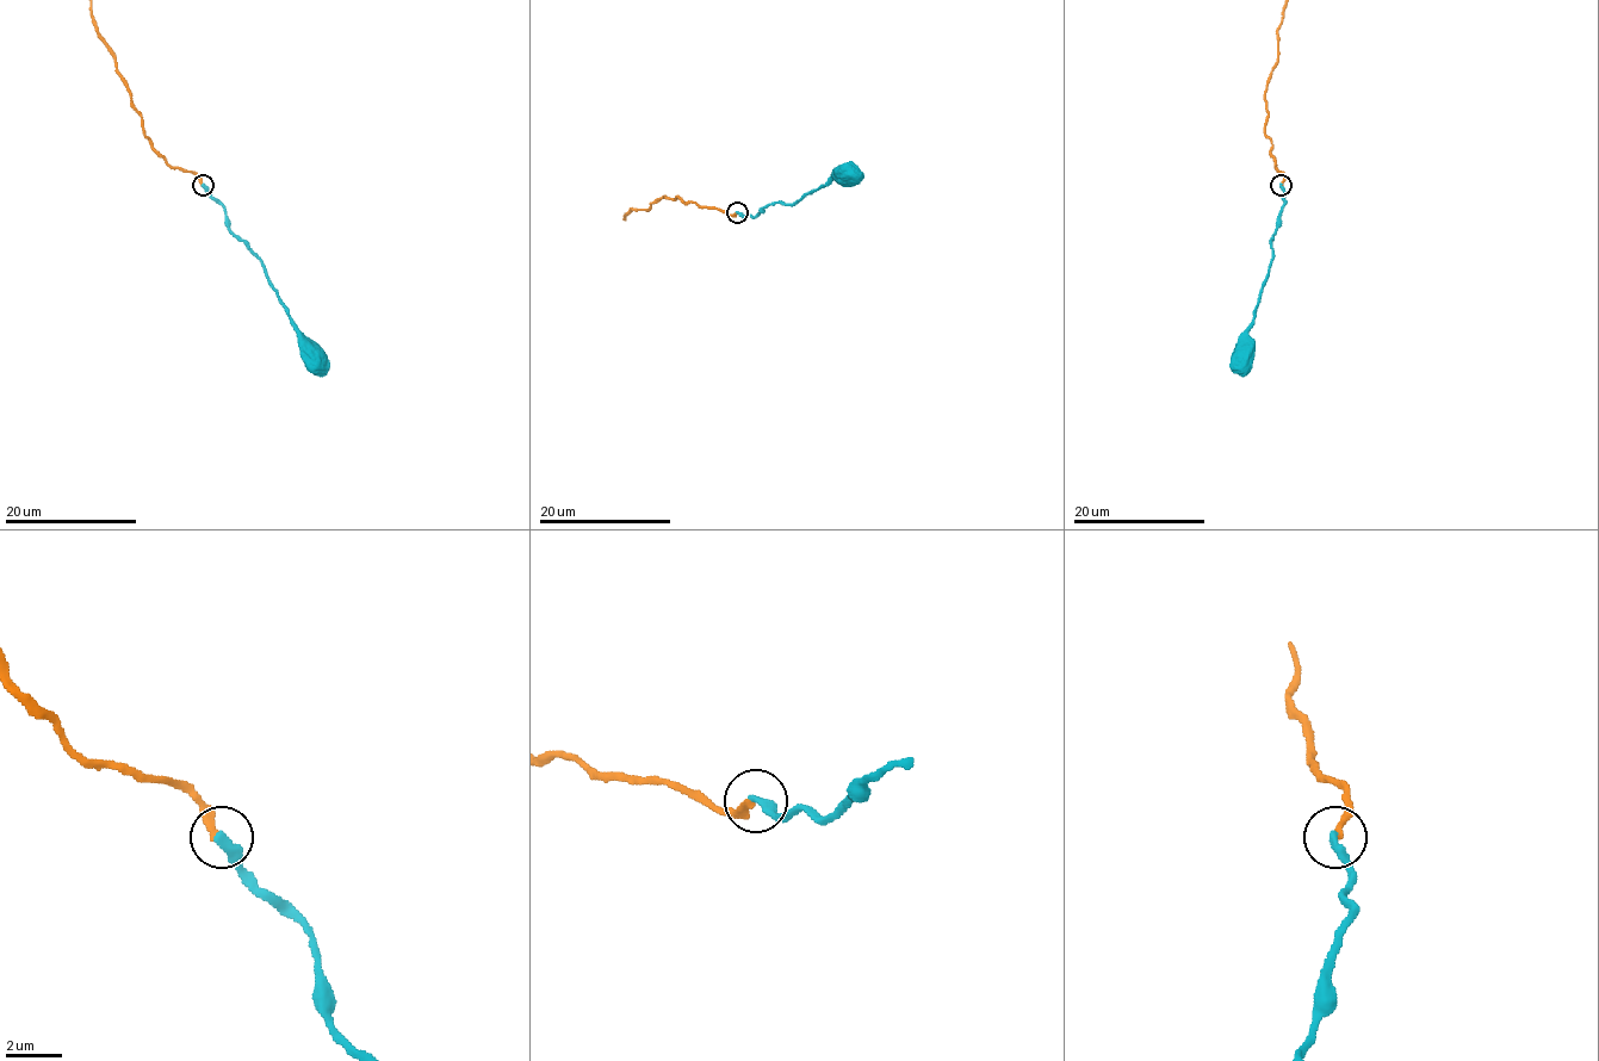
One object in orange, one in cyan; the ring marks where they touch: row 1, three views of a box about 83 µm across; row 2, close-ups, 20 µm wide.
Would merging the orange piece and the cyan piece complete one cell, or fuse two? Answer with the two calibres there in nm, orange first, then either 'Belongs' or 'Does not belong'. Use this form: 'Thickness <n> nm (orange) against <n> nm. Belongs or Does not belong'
Thickness 240 nm (orange) against 340 nm. Belongs

